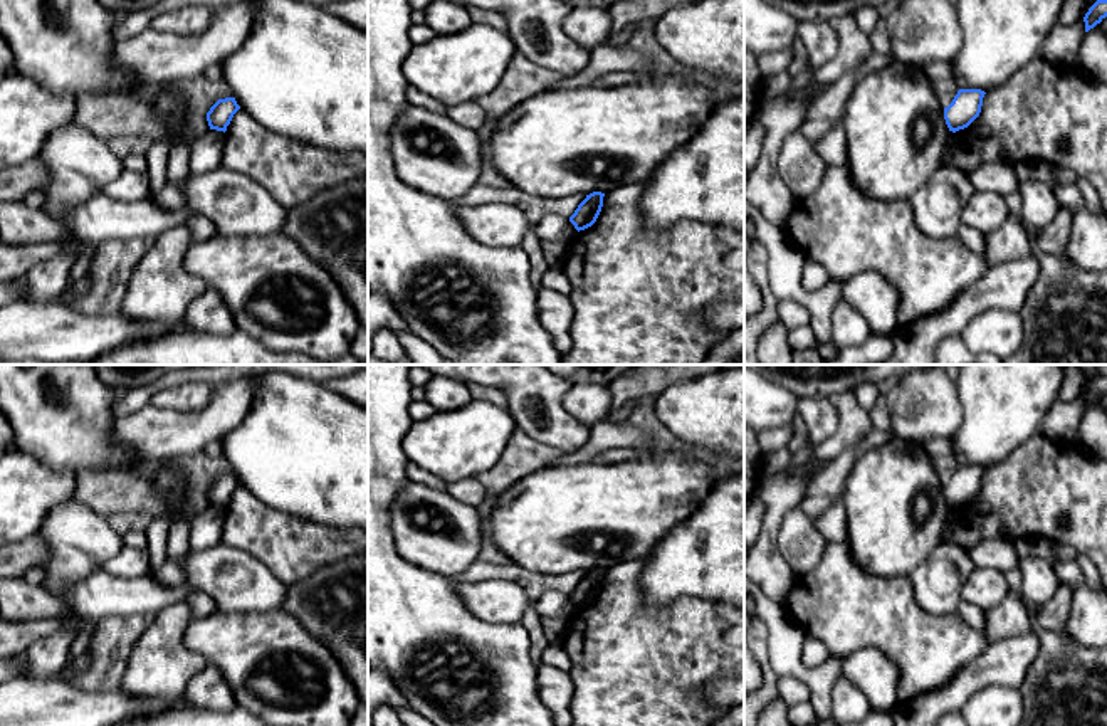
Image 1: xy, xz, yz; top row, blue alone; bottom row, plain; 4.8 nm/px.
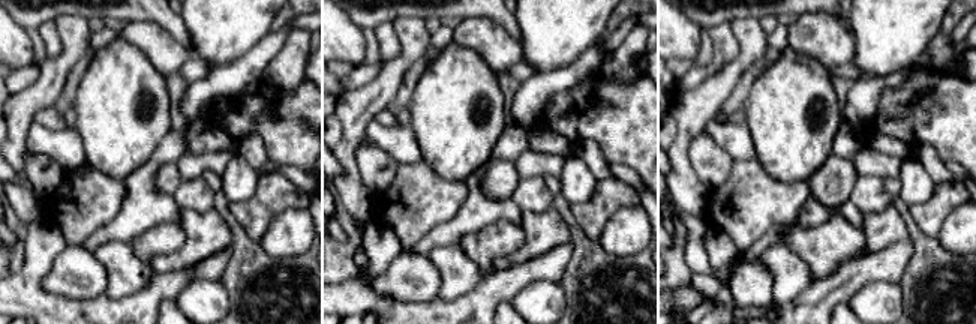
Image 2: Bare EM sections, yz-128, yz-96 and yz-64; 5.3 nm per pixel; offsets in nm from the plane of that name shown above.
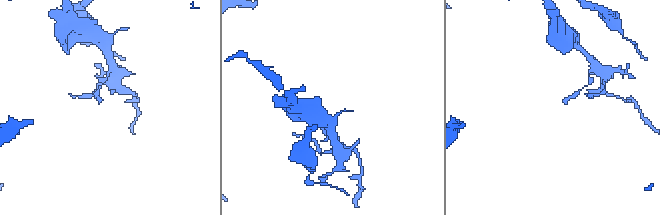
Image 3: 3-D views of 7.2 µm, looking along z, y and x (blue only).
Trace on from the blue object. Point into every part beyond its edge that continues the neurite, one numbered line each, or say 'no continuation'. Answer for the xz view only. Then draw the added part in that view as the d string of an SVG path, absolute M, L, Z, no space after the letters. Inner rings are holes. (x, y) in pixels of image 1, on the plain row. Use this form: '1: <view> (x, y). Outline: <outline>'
no continuation

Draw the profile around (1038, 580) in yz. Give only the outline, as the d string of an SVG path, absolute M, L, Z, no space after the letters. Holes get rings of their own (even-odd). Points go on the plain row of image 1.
M1035 556L1020 558L1018 570L1021 573L1018 590L1026 603L1043 603L1050 600L1060 587L1053 565L1047 560Z

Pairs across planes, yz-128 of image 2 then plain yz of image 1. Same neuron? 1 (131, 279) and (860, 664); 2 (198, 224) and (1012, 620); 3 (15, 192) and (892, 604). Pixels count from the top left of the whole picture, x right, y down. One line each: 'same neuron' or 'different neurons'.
1: same neuron
2: same neuron
3: different neurons

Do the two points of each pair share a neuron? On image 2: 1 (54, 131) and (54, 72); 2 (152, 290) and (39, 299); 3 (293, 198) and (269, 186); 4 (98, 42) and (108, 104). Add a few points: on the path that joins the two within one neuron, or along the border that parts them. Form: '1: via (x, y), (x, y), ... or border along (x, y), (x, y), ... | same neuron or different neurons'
1: border along (53, 104), (35, 114), (29, 131) | different neurons
2: via (123, 308), (68, 308) | same neuron
3: via (287, 195), (275, 192) | same neuron
4: border along (116, 36), (93, 53) | different neurons

